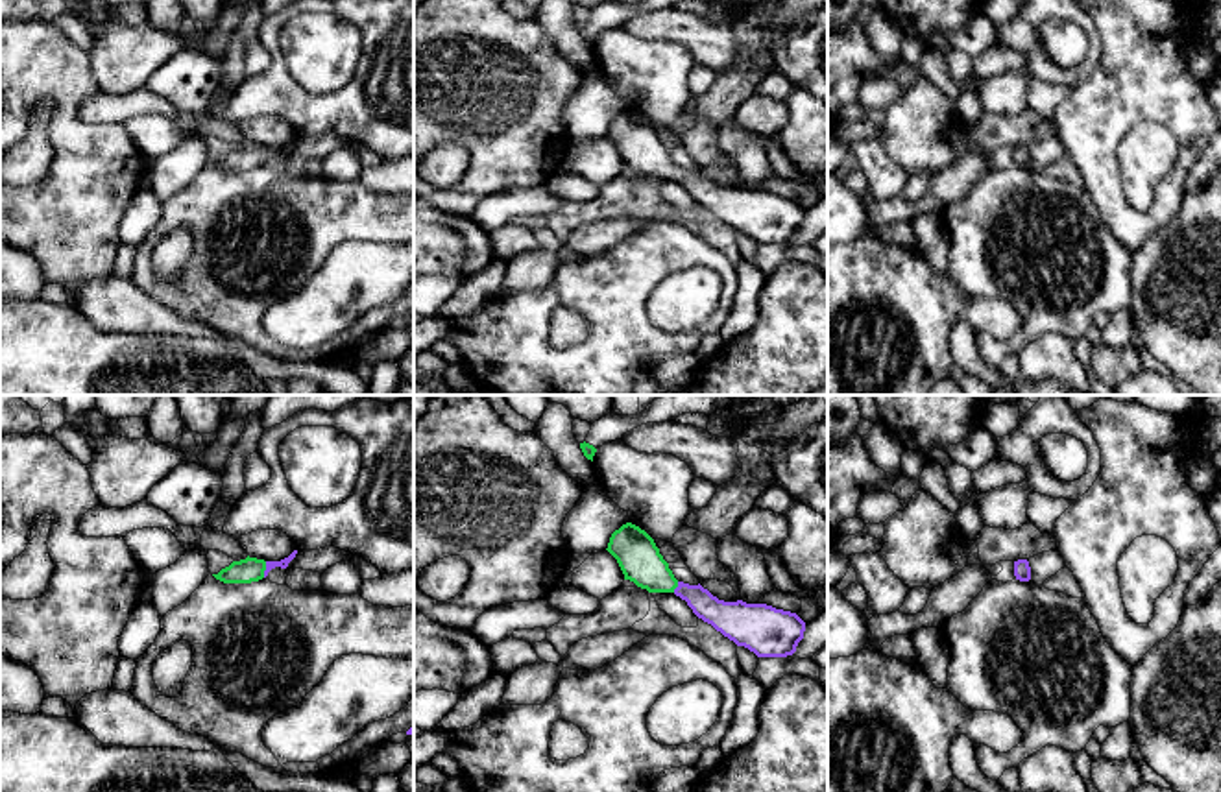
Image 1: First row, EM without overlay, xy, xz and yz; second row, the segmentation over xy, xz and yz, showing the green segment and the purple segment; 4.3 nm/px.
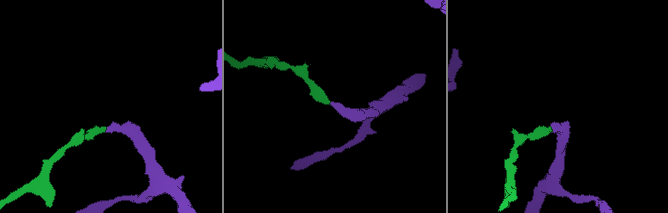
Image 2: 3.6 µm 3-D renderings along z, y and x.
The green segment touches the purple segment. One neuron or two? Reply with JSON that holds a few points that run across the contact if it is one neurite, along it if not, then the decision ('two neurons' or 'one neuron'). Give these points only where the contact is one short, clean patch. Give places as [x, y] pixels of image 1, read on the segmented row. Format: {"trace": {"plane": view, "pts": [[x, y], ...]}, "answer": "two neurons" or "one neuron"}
{"trace": {"plane": "xy", "pts": [[250, 569], [265, 569], [283, 564]]}, "answer": "one neuron"}

